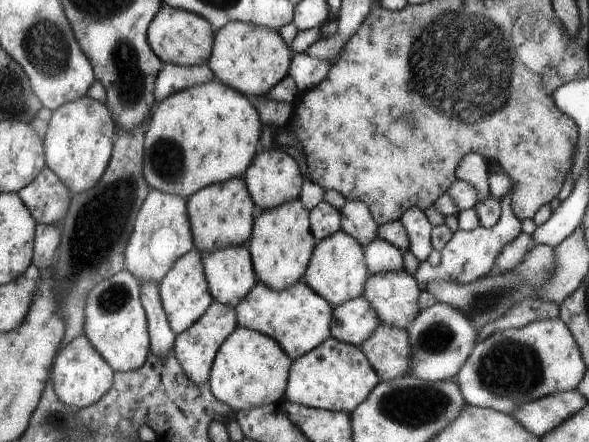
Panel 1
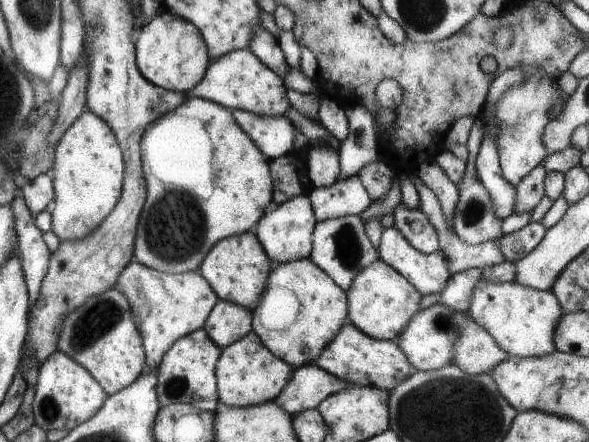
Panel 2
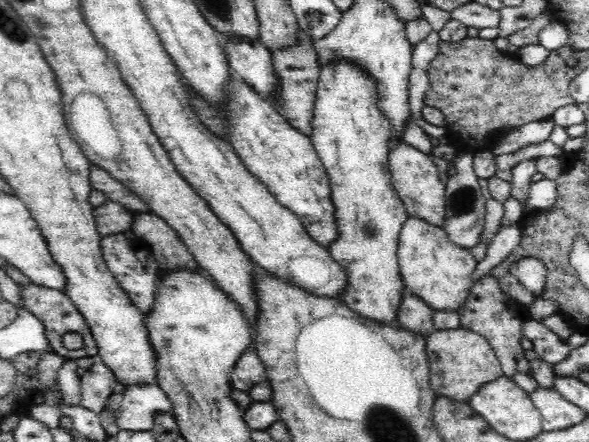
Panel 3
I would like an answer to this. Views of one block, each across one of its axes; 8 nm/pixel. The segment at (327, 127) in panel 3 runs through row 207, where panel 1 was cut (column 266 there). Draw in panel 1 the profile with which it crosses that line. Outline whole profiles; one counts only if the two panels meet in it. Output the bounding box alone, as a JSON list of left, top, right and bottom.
[207,326,291,413]

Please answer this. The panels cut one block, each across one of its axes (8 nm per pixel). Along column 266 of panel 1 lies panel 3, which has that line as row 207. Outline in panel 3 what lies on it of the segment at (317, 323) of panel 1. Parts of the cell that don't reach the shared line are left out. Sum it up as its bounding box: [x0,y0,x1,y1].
[225,76,337,248]

